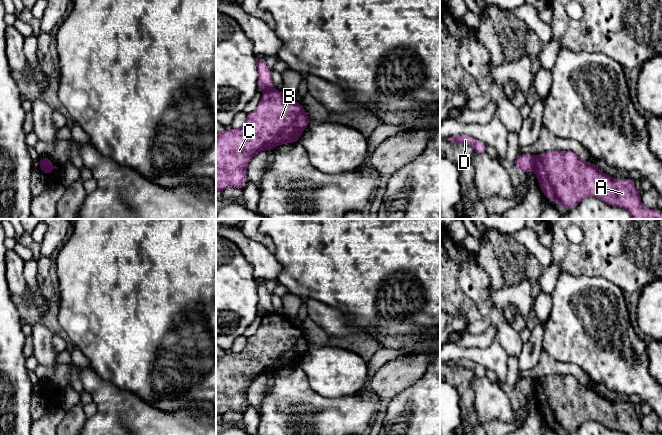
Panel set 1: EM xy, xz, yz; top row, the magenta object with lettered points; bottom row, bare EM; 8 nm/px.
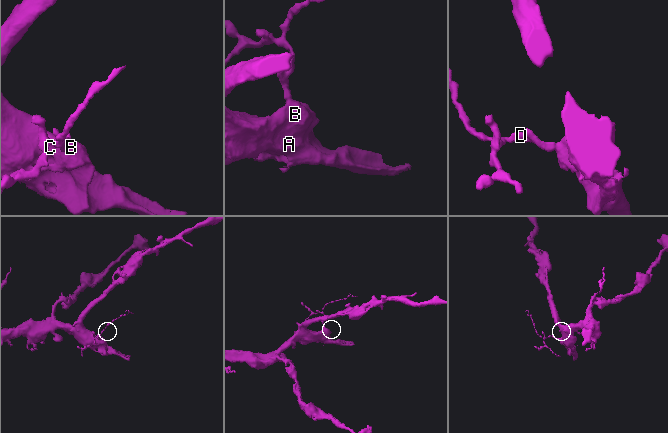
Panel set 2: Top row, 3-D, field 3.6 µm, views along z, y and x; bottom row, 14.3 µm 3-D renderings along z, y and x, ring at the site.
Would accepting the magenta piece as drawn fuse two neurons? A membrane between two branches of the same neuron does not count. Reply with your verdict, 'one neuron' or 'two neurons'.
two neurons

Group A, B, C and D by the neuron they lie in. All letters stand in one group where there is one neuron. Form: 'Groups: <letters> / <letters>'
Groups: A B C / D

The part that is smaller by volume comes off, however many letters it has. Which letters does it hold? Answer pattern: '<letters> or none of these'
D

